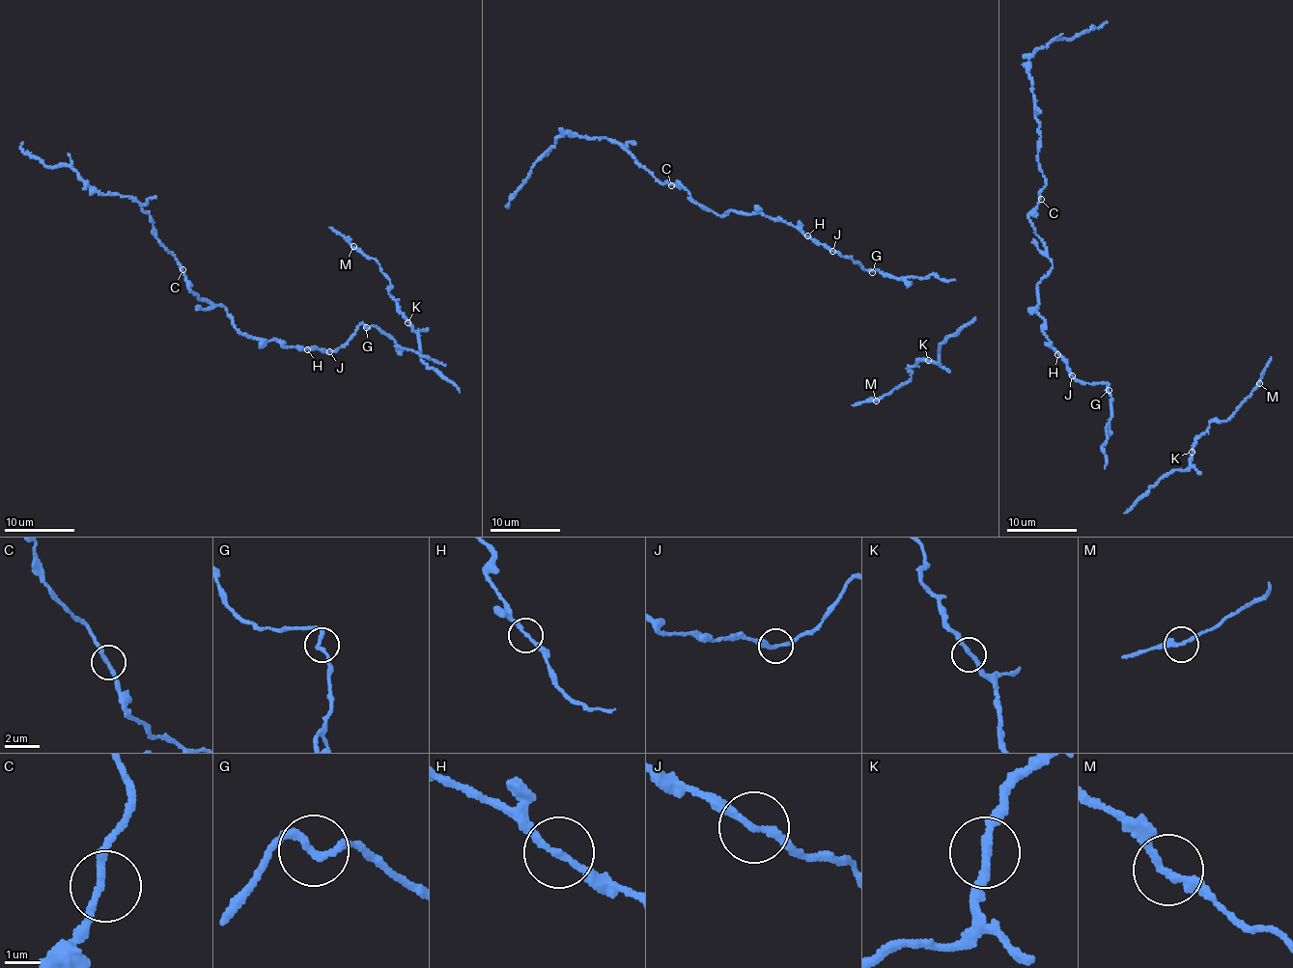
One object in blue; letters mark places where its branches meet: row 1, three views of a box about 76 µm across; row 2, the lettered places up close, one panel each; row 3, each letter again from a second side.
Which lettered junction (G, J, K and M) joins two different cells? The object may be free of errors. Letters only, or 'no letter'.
no letter

